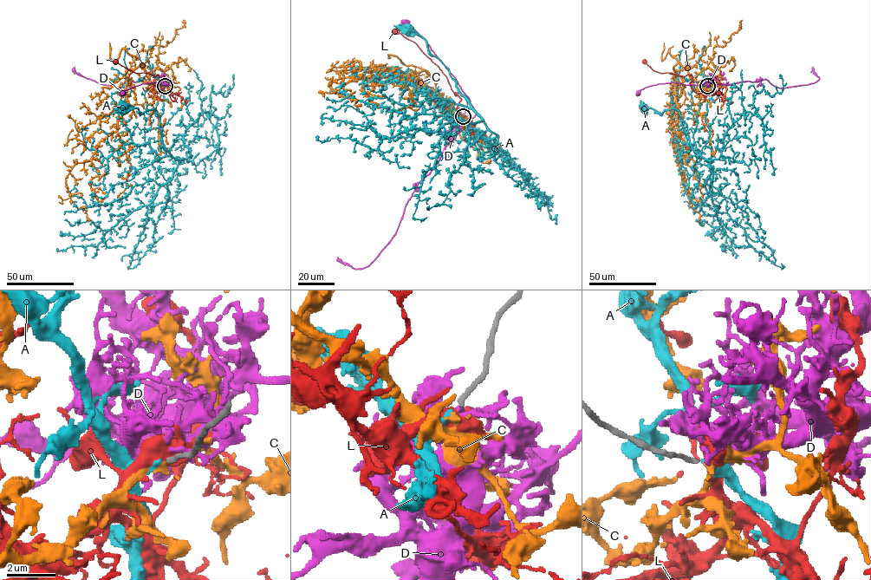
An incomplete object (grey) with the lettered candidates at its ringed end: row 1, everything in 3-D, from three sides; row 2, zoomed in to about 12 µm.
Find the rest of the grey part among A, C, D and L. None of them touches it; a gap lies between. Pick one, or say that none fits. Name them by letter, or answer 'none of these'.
none of these

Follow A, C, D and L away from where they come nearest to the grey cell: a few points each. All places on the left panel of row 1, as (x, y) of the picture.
A: (164, 86), (161, 146), (170, 155), (154, 108), (140, 113), (136, 108), (124, 107)
C: (164, 86), (154, 92), (141, 63), (127, 76), (129, 109), (117, 129), (66, 178), (88, 222)
D: (165, 86), (168, 81), (174, 82), (170, 85), (141, 83), (123, 92)
L: (164, 86), (158, 93), (163, 92), (158, 74), (154, 76), (147, 73), (136, 73), (115, 61)

